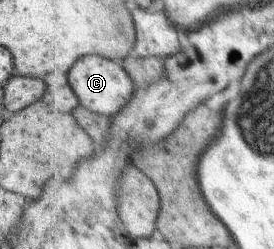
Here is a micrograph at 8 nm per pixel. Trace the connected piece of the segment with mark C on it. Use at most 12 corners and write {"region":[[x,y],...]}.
{"region":[[89,54],[70,71],[86,109],[116,115],[135,91],[122,63]]}

